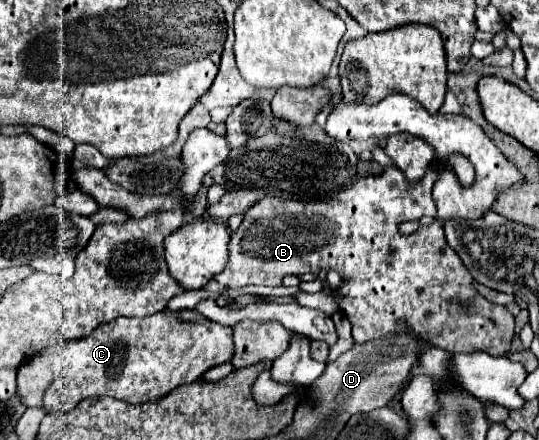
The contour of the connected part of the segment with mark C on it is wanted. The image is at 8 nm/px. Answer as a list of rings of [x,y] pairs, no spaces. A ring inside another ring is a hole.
[[[161,311],[155,313],[155,317],[145,319],[117,317],[115,321],[93,329],[87,337],[67,343],[67,347],[59,355],[59,361],[53,365],[55,379],[43,393],[41,409],[45,413],[71,411],[77,407],[79,401],[87,397],[113,397],[125,403],[145,403],[159,399],[171,389],[203,377],[203,373],[207,373],[211,367],[229,361],[233,355],[231,335],[231,327],[205,319],[201,313],[195,311],[179,311],[179,315],[175,311]]]

